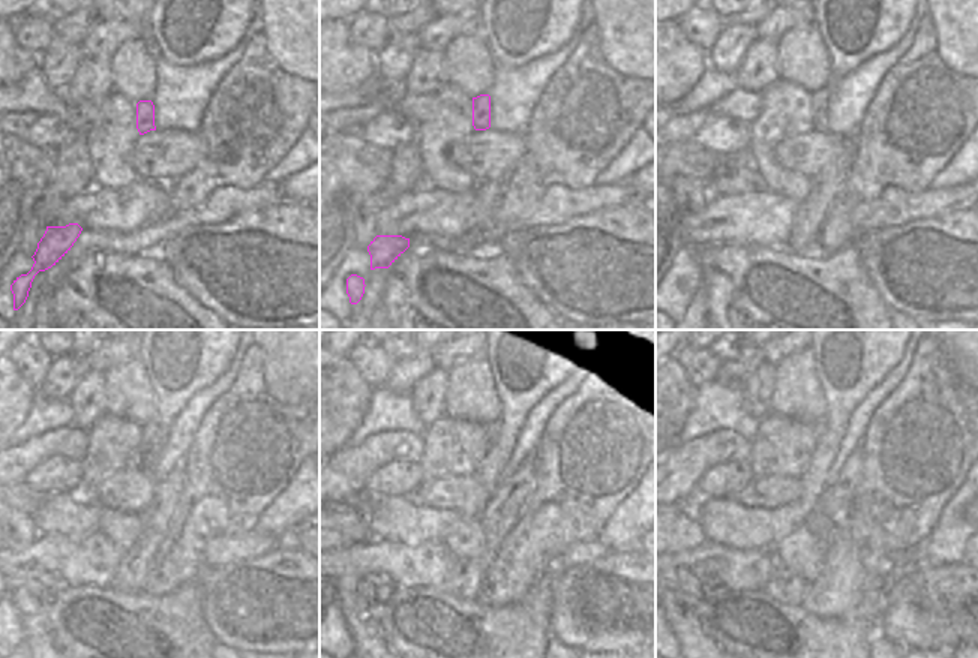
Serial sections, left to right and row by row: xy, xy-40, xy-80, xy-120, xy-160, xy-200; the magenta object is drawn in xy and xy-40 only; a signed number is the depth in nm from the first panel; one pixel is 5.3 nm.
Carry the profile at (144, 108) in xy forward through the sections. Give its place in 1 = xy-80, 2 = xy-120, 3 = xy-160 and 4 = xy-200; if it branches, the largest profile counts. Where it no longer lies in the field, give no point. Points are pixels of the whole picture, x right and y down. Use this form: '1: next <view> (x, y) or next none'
1: next xy-80 (821, 98)
2: next xy-120 (150, 441)
3: next xy-160 (489, 430)
4: next xy-200 (819, 426)

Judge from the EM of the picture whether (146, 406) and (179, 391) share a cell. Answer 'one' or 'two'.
two

